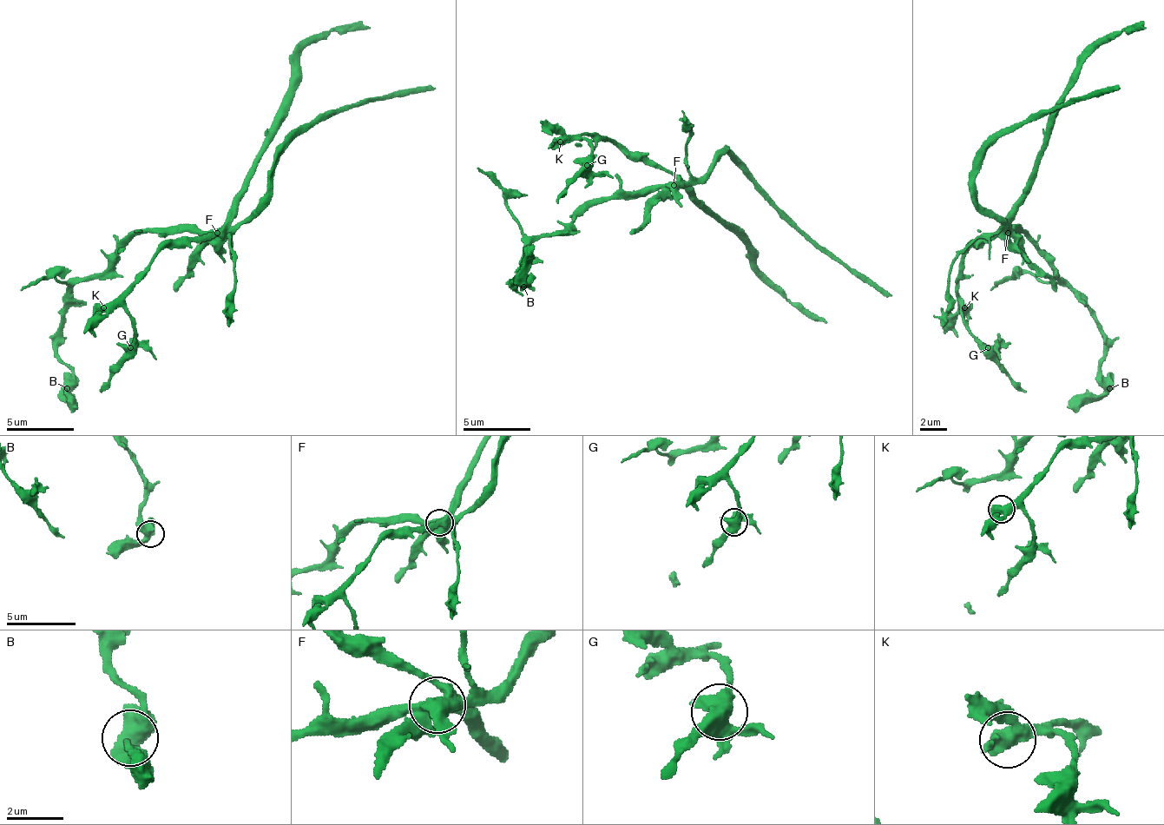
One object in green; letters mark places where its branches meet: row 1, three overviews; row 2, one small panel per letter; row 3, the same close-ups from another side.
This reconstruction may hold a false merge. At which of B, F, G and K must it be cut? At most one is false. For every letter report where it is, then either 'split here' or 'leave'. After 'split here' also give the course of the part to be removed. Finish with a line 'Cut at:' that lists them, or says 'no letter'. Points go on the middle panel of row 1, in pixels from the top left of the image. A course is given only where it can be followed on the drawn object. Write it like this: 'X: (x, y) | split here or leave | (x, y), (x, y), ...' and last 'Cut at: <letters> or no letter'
B: (523, 287) | leave
F: (674, 185) | split here | (674, 186), (732, 229), (745, 243), (748, 260), (789, 300), (825, 323)
G: (587, 165) | leave
K: (560, 141) | leave
Cut at: F

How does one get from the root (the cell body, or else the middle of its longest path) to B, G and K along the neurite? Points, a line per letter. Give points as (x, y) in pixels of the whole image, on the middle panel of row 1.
B: (671, 186), (594, 199), (567, 226), (529, 246), (513, 280), (527, 276), (523, 287)
G: (671, 186), (674, 179), (667, 172), (634, 162), (607, 139), (594, 135), (581, 139), (590, 148), (587, 165)
K: (671, 186), (674, 179), (667, 172), (634, 162), (610, 141), (590, 135), (567, 135), (560, 141)

